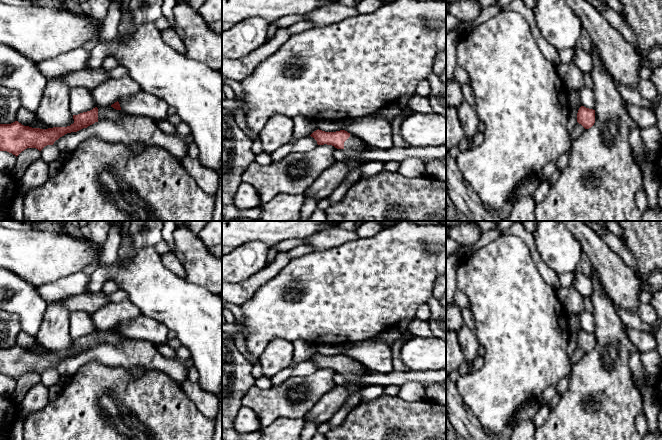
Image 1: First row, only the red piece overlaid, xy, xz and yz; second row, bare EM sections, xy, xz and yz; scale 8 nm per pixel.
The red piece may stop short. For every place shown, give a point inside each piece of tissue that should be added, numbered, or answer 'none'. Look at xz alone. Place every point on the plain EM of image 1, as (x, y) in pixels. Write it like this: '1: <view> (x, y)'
1: xz (331, 402)

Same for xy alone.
none

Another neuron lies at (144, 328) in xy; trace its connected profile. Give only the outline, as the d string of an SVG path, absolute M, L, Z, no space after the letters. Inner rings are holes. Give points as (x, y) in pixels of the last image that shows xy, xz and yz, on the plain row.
M144 315L118 324L121 334L126 338L146 340L156 345L166 344L169 329L155 319Z

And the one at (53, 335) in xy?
M69 298L47 304L36 336L36 342L47 350L67 351L74 347L69 334L70 312L66 307L68 300Z

